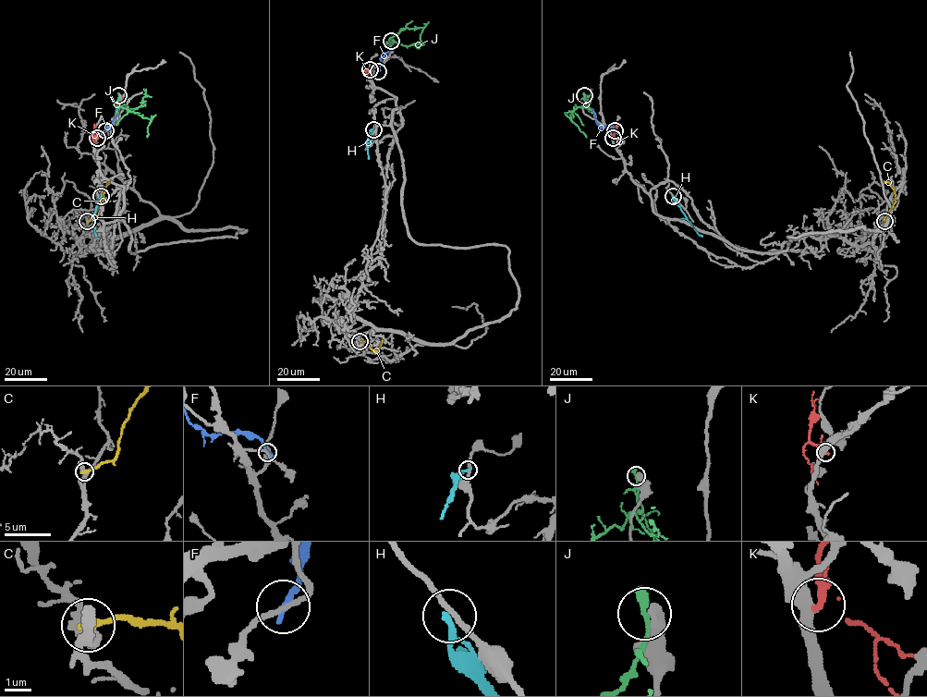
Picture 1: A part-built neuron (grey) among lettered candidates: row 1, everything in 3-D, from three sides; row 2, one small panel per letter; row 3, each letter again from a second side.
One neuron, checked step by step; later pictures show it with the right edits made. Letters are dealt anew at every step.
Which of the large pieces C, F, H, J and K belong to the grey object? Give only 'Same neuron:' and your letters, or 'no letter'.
Same neuron: no letter

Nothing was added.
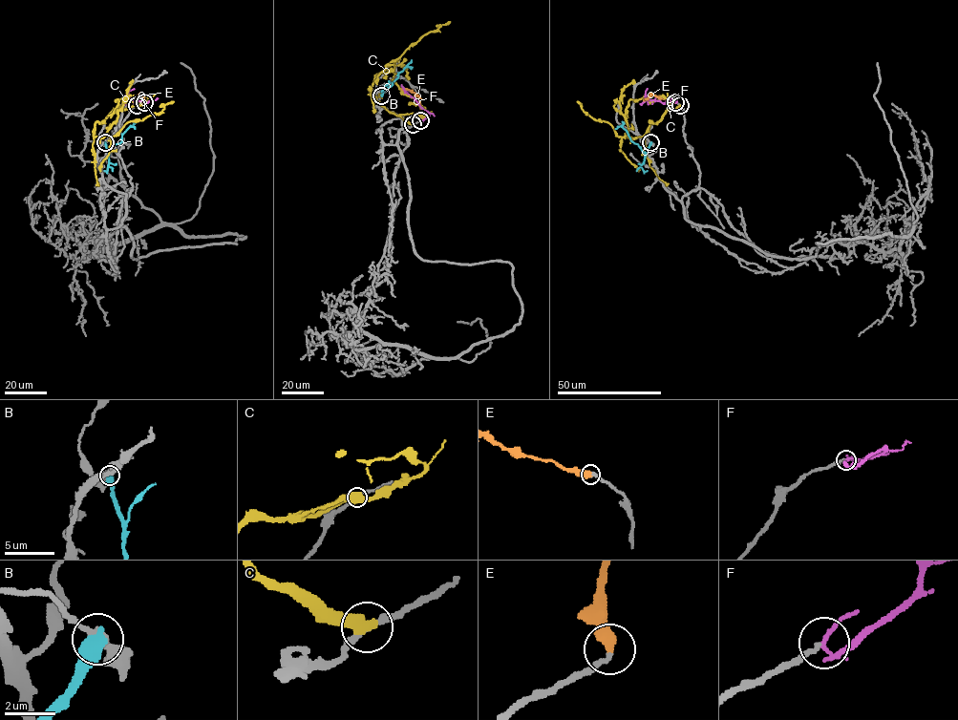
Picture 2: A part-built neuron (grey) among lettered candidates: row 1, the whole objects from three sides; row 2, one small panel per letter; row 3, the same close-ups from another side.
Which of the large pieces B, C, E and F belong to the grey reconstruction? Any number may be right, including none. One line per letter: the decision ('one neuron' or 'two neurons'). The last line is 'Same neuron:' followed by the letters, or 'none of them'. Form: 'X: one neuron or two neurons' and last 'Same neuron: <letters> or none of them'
B: two neurons
C: two neurons
E: one neuron
F: two neurons
Same neuron: E

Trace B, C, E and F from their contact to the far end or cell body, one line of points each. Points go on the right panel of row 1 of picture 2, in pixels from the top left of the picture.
B: (650, 142), (644, 153), (626, 130), (620, 126), (615, 129)
C: (679, 105), (650, 122), (644, 135), (629, 137), (619, 137), (607, 122), (595, 120), (577, 101)
E: (675, 102), (652, 95), (644, 100)
F: (675, 102), (649, 100), (645, 93), (647, 89)

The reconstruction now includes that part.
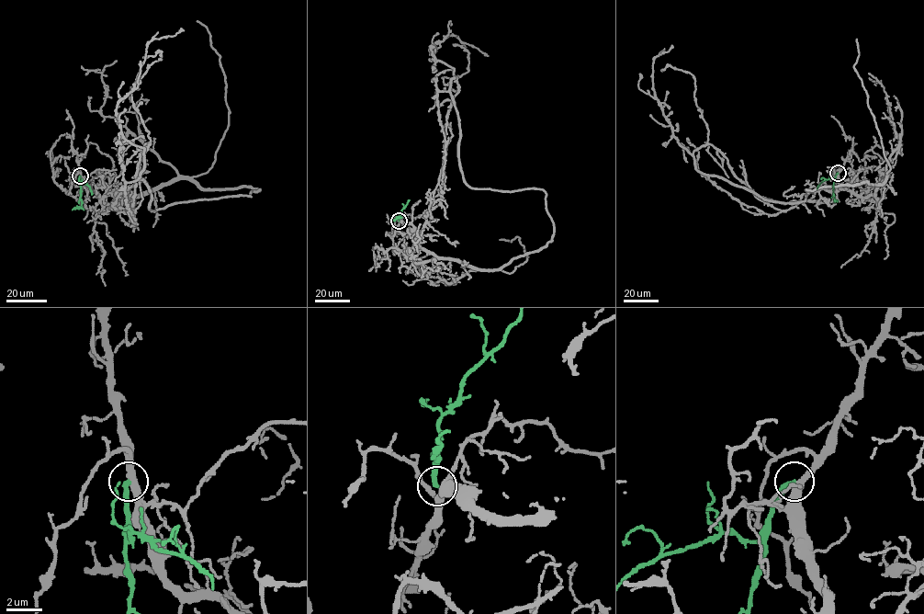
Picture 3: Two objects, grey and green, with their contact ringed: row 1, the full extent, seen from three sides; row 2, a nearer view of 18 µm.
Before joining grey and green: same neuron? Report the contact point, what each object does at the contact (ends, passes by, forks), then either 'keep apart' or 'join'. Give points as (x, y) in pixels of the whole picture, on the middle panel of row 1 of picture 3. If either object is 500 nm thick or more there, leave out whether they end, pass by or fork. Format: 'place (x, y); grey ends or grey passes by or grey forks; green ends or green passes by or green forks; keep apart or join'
place (399, 221); grey passes by; green ends; join

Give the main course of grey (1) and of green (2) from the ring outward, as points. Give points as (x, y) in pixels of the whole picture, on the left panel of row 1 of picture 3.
1: (80, 176), (99, 196), (127, 195), (134, 224), (125, 185), (140, 176), (150, 142), (131, 210), (118, 202)
2: (80, 176), (82, 206), (72, 210)

